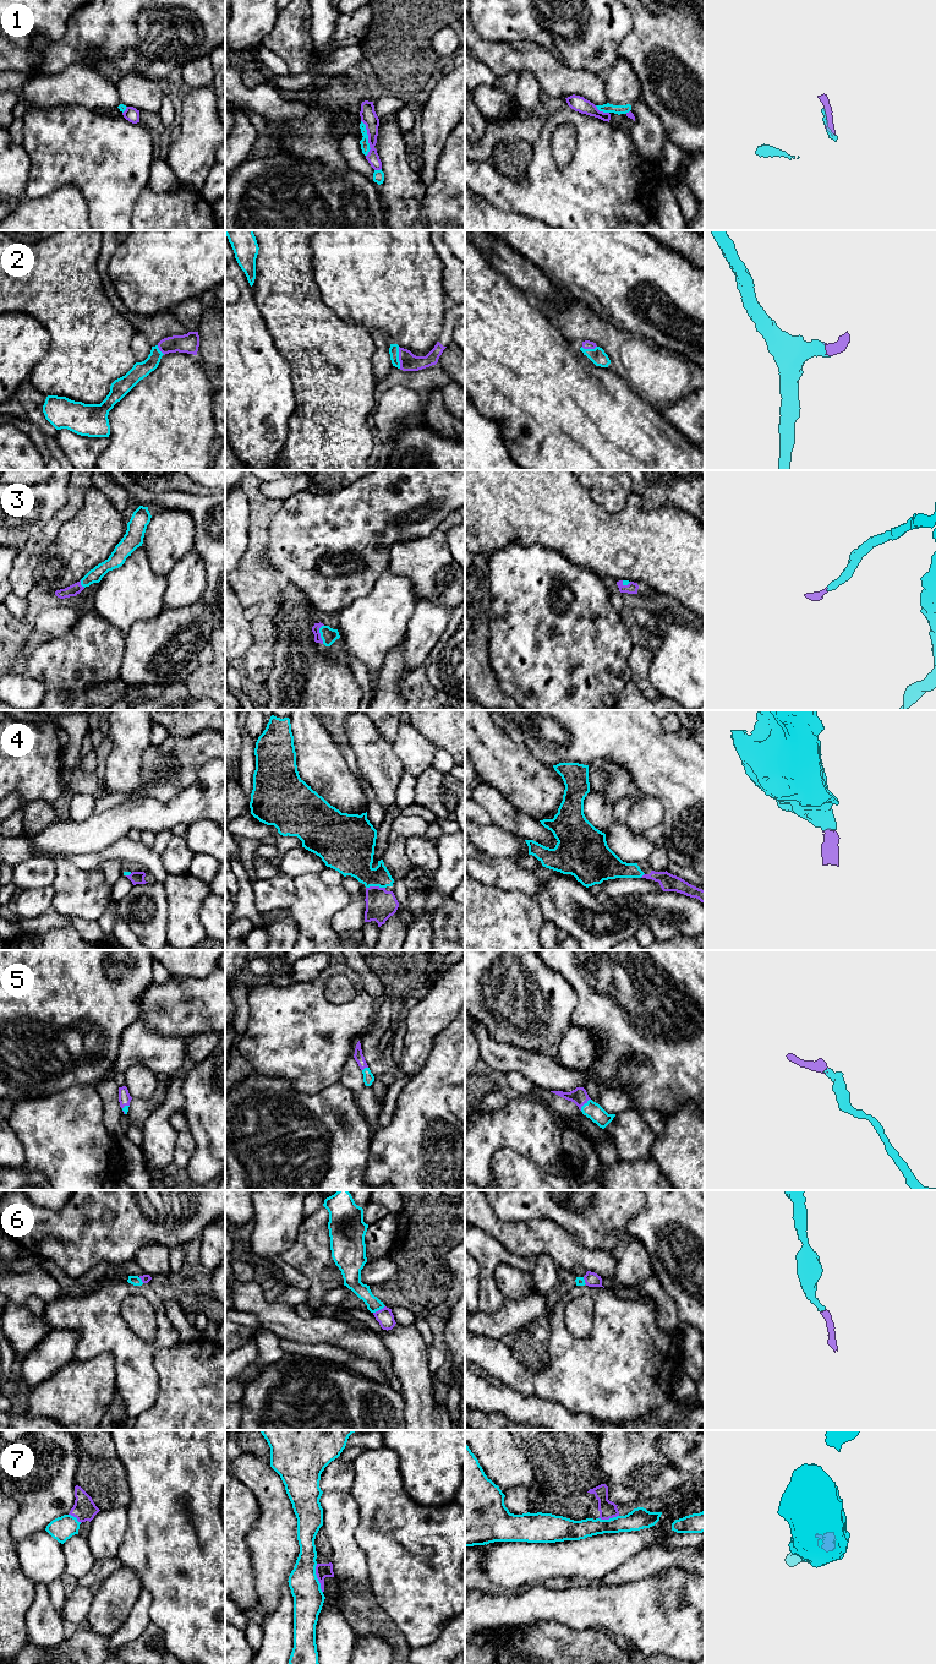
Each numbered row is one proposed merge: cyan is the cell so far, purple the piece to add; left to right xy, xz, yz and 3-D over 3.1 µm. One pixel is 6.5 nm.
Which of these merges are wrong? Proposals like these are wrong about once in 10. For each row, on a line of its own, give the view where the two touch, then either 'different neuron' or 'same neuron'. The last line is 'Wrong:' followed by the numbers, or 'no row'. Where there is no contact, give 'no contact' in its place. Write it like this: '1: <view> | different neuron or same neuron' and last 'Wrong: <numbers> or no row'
1: xz | different neuron
2: xz | same neuron
3: xz | same neuron
4: xz | same neuron
5: yz | same neuron
6: xz | same neuron
7: xz | different neuron
Wrong: 1, 7

